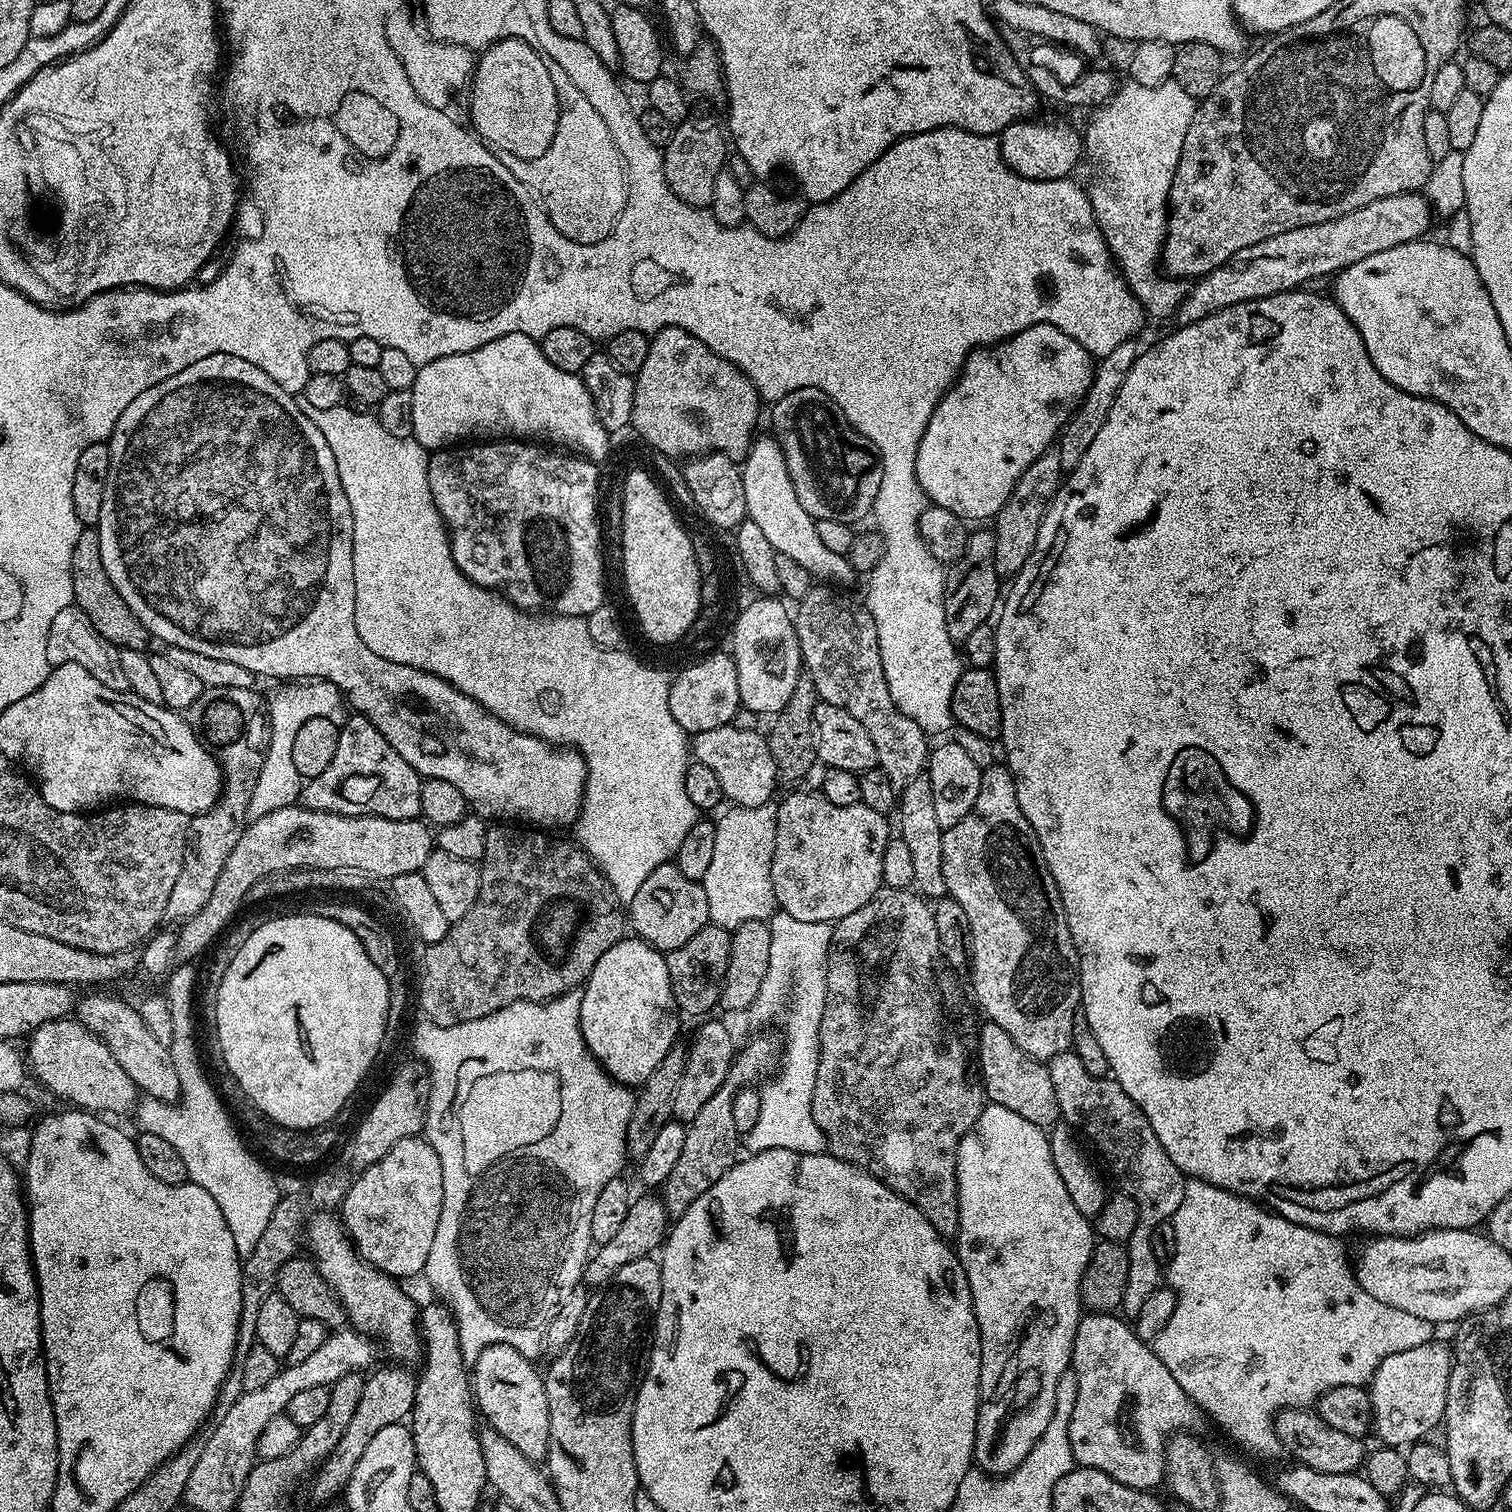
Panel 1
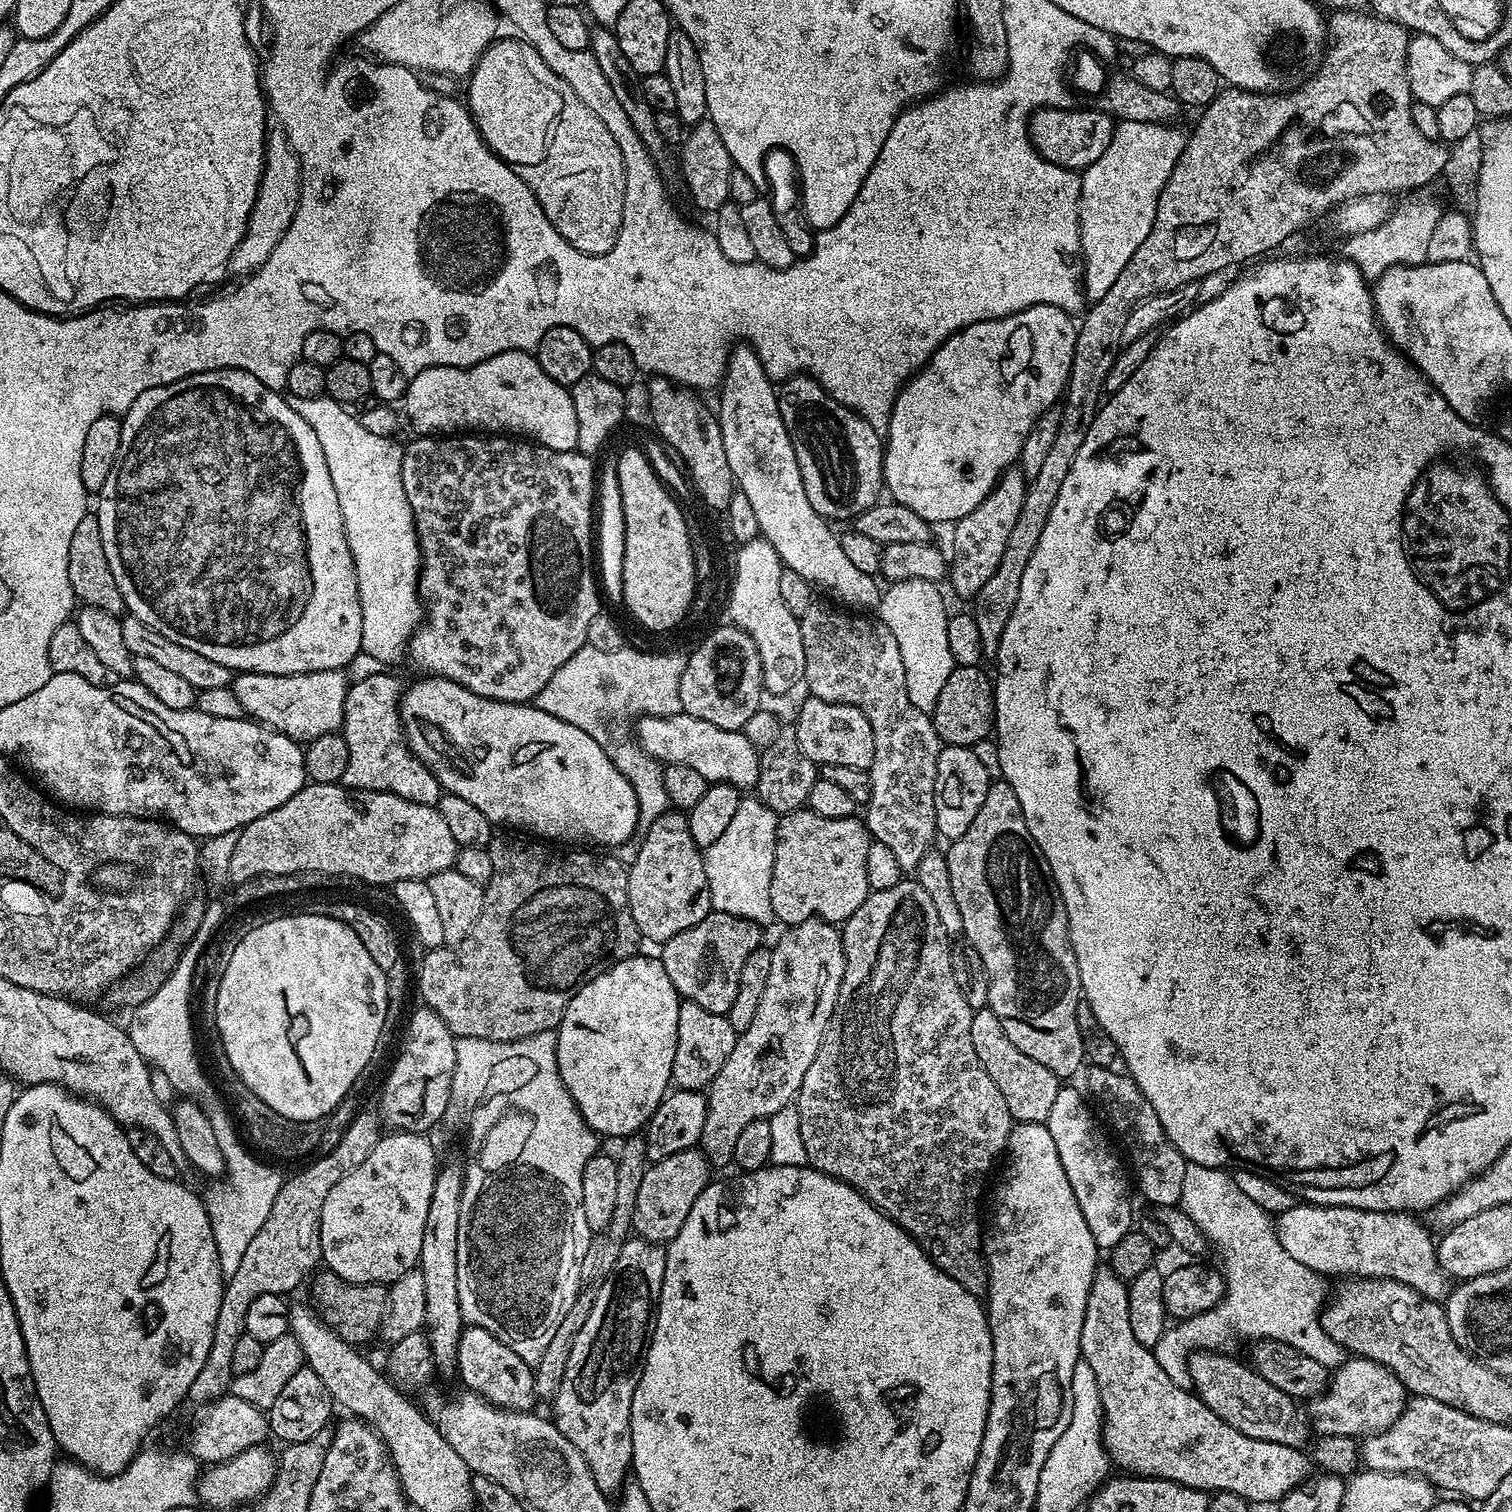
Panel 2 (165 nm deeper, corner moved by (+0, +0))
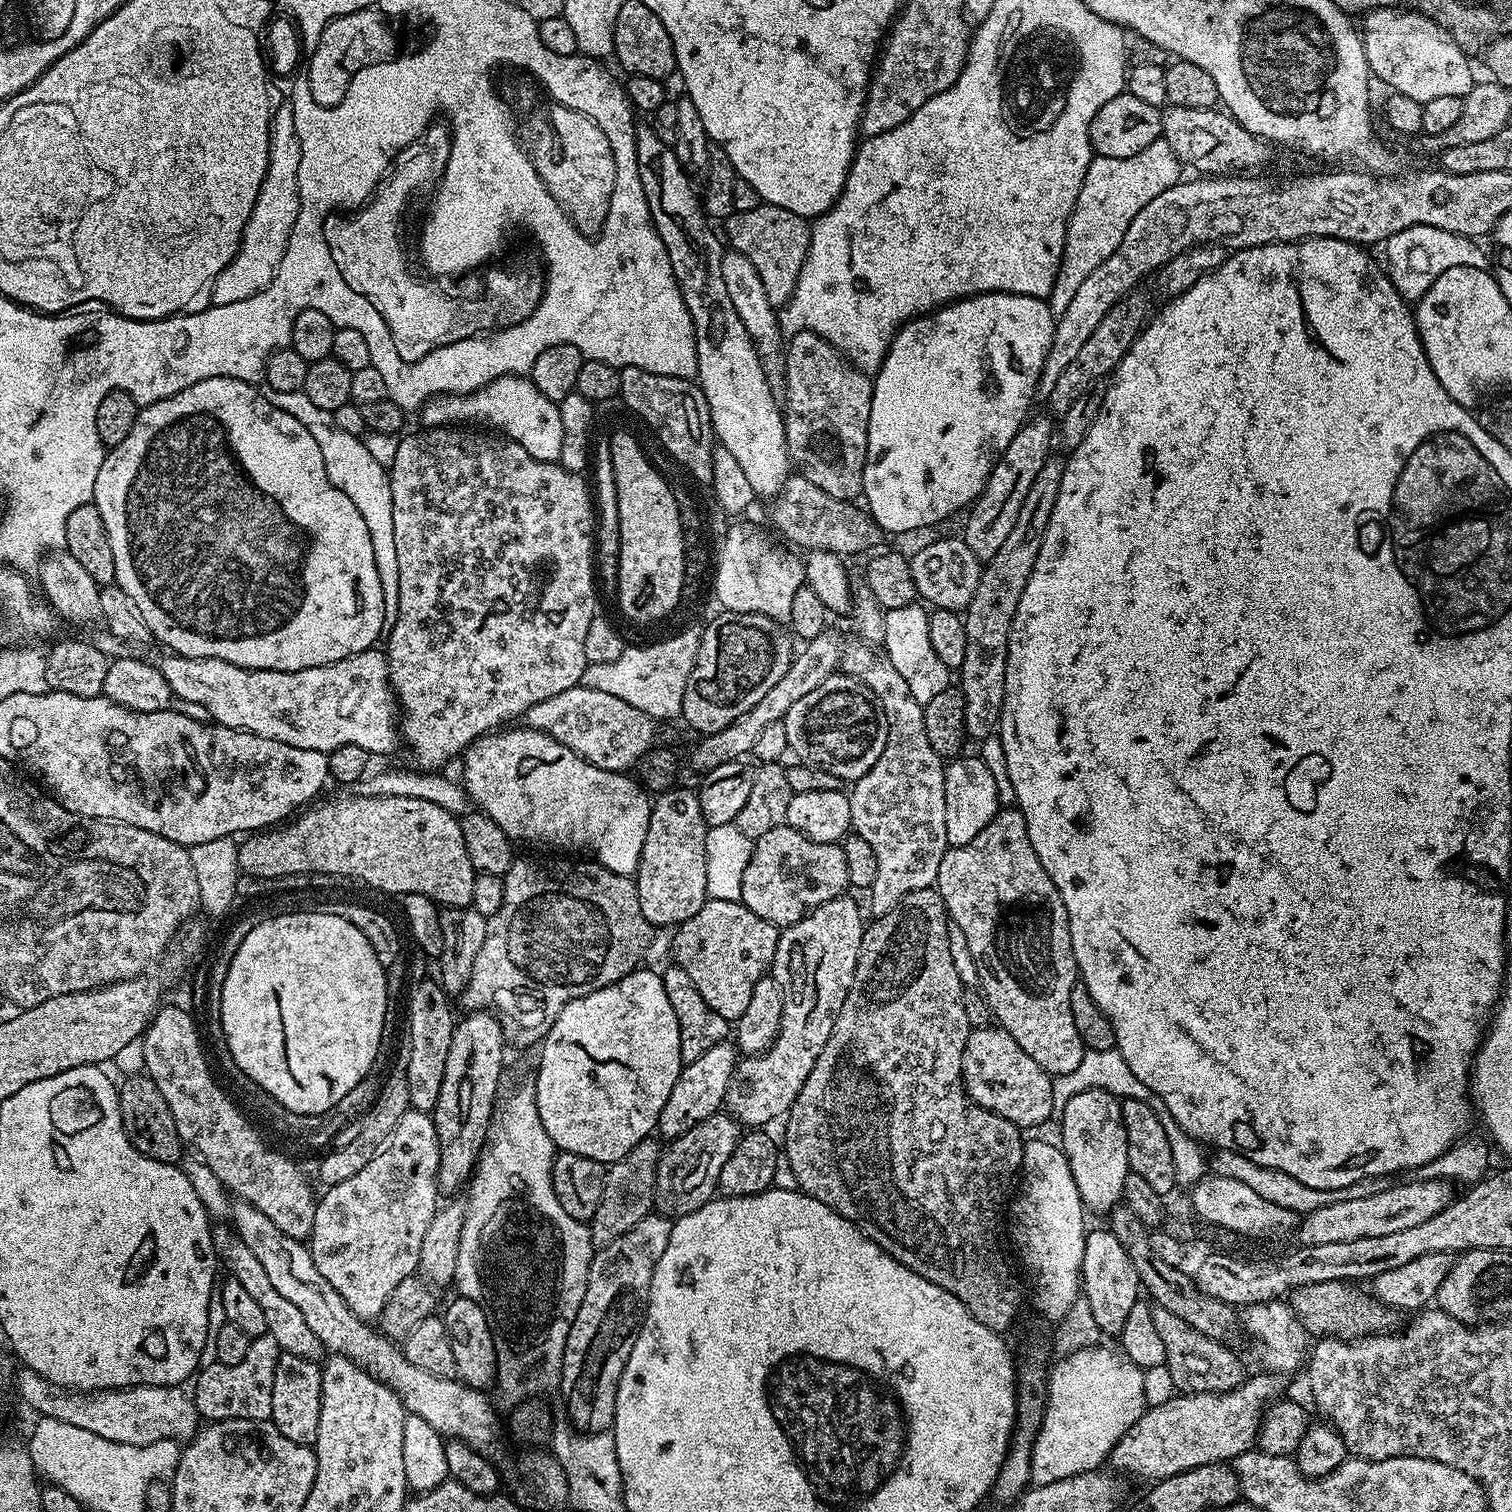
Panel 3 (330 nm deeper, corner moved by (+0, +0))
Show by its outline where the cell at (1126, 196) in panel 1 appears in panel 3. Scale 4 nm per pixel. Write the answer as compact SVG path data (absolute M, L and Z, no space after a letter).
M1163 138L1150 142L1146 150L1130 158L1093 155L1086 178L1078 190L1078 202L1068 220L1060 269L1052 293L1046 298L1053 316L1066 314L1066 306L1070 306L1078 286L1082 286L1082 282L1086 282L1086 278L1090 278L1090 274L1094 274L1094 270L1098 270L1098 266L1102 266L1114 250L1118 250L1118 242L1122 242L1138 210L1158 198L1162 190L1170 190L1170 186L1181 183L1180 171L1182 165L1179 158Z

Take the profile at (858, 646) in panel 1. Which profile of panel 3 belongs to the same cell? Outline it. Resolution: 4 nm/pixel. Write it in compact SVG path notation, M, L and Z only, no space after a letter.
M864 642L843 649L839 671L874 690L888 723L882 758L860 780L851 785L851 831L870 842L878 858L878 874L870 889L873 917L890 911L906 894L935 885L938 866L949 850L946 838L945 761L926 738L924 705L914 702L910 686L894 670L887 655Z

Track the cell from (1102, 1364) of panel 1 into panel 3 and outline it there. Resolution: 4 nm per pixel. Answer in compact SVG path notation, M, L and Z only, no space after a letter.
M1101 1226L1087 1233L1084 1238L1084 1253L1082 1254L1082 1299L1090 1306L1094 1320L1101 1333L1118 1334L1124 1325L1126 1314L1130 1314L1130 1306L1141 1299L1142 1285L1138 1278L1138 1270L1134 1270L1134 1262L1126 1255L1126 1250L1114 1238L1107 1227Z

